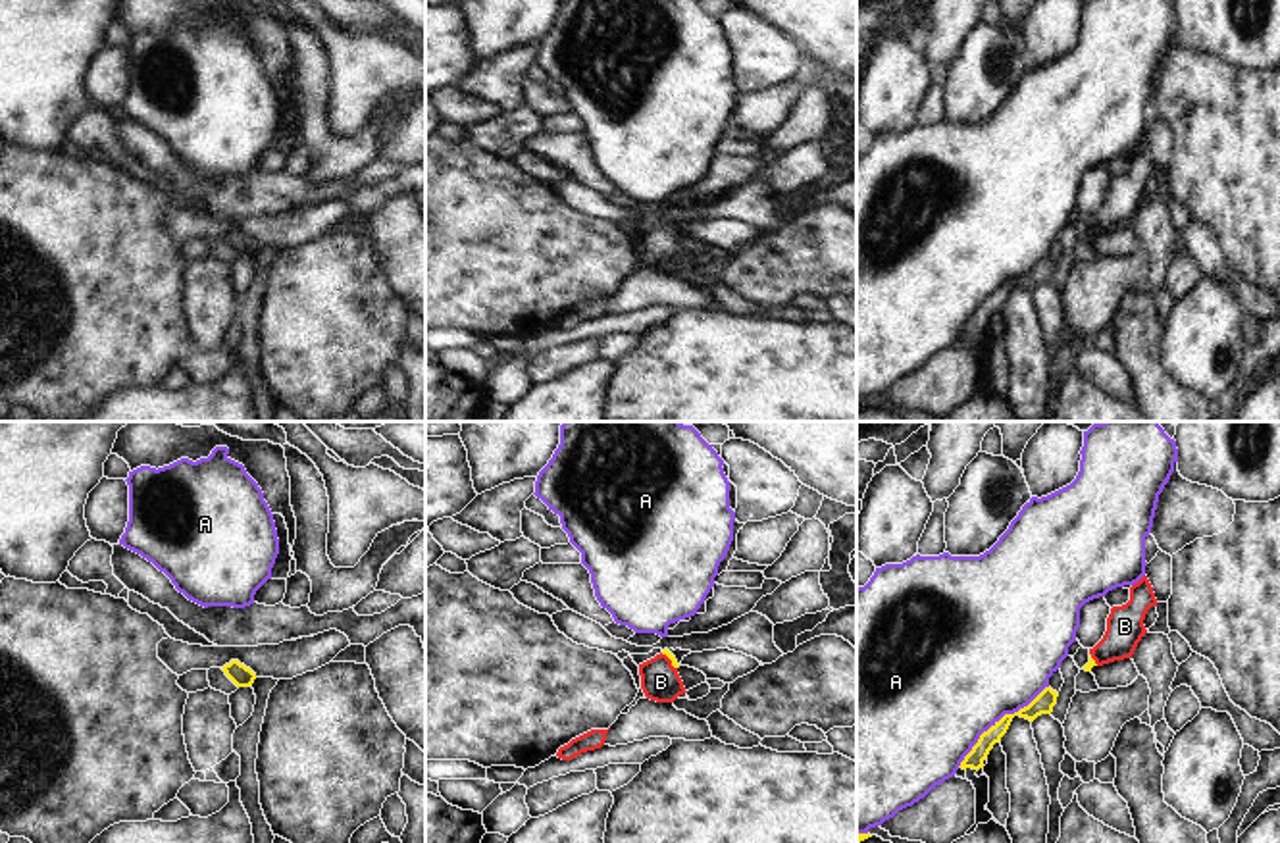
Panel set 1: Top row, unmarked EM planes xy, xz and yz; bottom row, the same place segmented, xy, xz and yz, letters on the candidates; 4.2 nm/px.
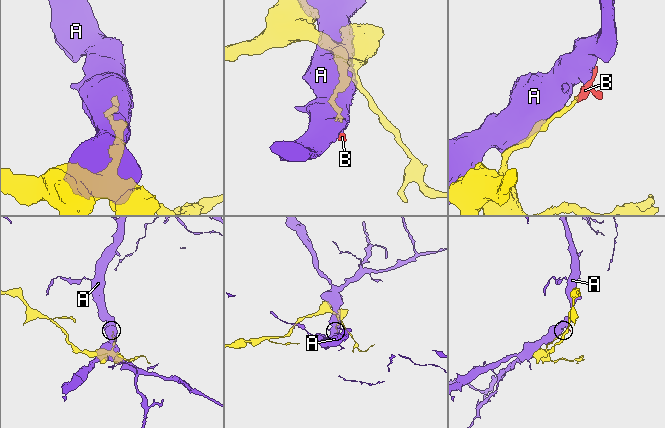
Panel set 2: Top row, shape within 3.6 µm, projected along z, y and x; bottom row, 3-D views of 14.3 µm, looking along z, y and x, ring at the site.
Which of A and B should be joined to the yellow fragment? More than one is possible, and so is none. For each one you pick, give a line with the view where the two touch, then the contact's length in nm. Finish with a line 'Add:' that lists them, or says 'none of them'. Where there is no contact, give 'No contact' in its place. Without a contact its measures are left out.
B: Touches yellow in xz. Shared border 100 nm
Add: B.

